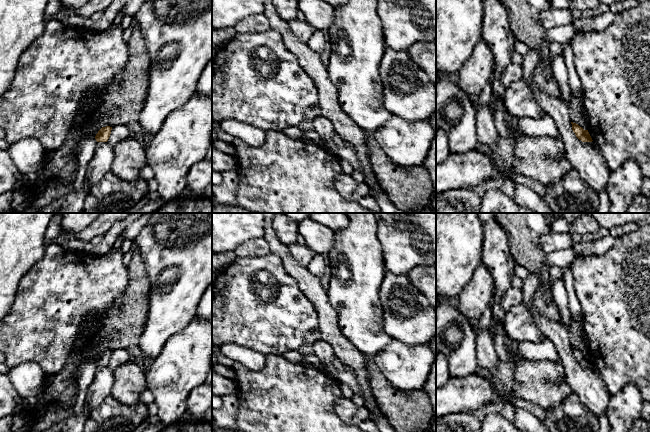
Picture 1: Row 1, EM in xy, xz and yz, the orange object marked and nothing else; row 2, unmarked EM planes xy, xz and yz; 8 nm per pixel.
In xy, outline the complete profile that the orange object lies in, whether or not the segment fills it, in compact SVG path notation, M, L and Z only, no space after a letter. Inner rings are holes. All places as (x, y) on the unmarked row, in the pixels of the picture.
M106 350L102 351L95 360L97 366L107 366L110 358L111 358L112 351Z

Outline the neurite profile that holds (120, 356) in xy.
M115 349L112 351L110 361L108 363L109 369L112 371L116 369L118 366L128 362L131 360L130 353L125 349Z

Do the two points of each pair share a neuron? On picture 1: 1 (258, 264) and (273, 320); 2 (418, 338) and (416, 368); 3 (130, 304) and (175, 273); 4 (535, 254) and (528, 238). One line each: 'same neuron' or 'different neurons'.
1: same neuron
2: different neurons
3: different neurons
4: same neuron

